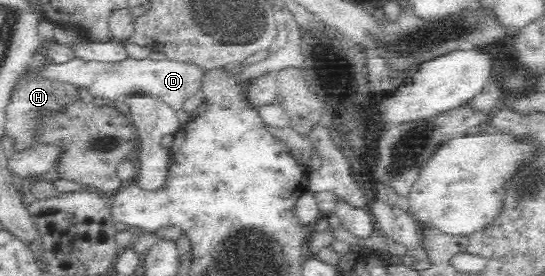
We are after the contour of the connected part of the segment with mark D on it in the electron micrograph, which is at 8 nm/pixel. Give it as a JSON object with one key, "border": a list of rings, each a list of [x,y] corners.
{"border":[[[74,58],[68,63],[50,66],[48,74],[53,79],[65,79],[70,83],[76,83],[87,92],[91,99],[109,100],[114,104],[118,99],[123,99],[130,94],[142,94],[158,98],[168,104],[172,109],[181,113],[183,103],[192,95],[196,95],[203,86],[206,69],[196,62],[164,59],[133,59],[128,58],[120,62],[91,61]]]}

